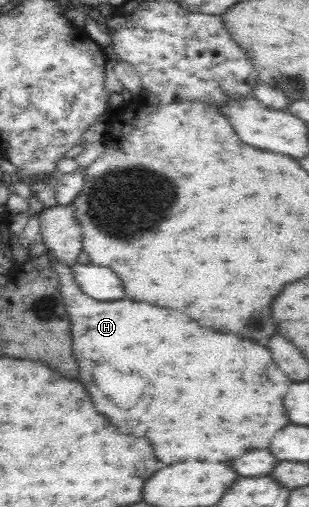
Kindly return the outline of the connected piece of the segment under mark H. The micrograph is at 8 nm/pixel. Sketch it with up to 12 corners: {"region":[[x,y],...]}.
{"region":[[58,278],[82,386],[158,470],[268,448],[266,348]]}

